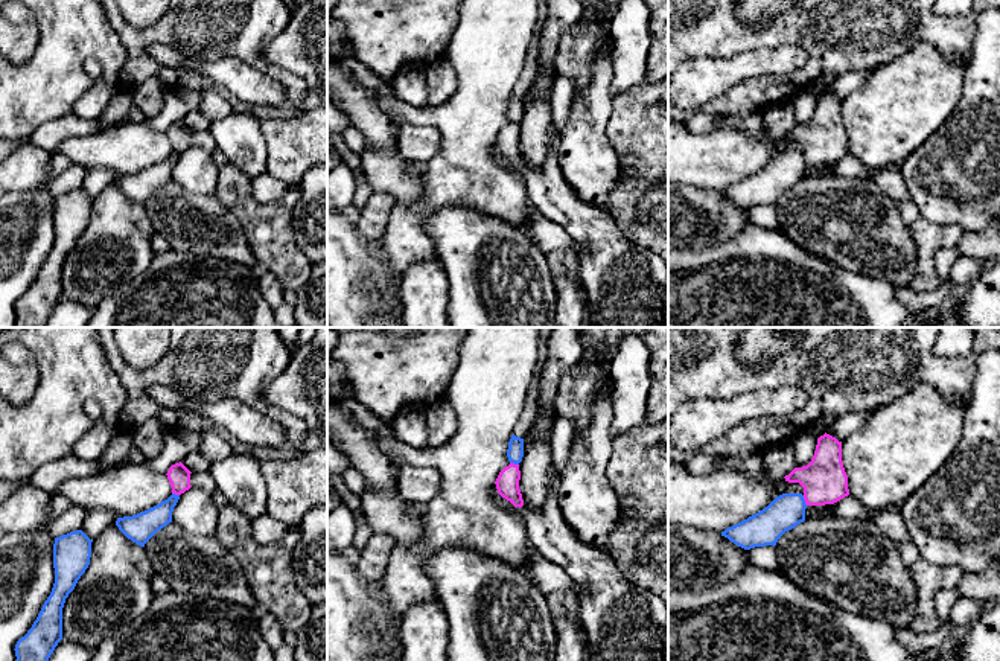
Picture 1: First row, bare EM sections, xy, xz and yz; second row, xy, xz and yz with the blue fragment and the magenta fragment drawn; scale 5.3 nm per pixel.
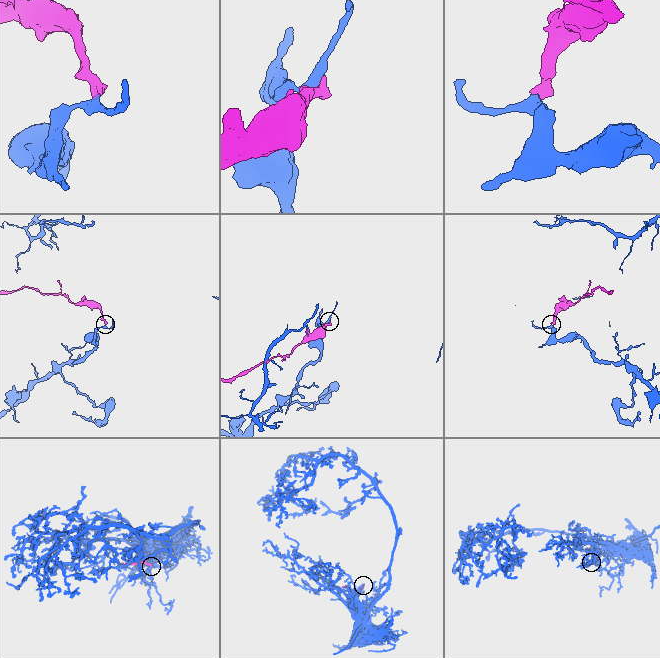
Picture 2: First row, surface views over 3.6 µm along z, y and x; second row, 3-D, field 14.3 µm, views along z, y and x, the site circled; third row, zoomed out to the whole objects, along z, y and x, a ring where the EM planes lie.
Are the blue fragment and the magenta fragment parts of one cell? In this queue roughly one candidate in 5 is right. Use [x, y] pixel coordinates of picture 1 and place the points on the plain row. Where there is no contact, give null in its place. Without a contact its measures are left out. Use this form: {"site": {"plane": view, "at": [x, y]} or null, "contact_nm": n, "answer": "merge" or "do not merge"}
{"site": {"plane": "yz", "at": [804, 159]}, "contact_nm": 60, "answer": "do not merge"}

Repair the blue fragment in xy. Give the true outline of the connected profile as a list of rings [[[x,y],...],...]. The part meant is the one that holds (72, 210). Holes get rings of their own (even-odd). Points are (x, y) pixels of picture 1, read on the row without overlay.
[[[82,190],[55,196],[55,242],[37,279],[15,303],[15,327],[46,327],[62,299],[62,267],[68,253],[90,224],[91,198]]]

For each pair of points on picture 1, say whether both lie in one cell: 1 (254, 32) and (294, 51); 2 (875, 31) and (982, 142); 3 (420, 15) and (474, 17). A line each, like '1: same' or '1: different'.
1: different
2: different
3: different

